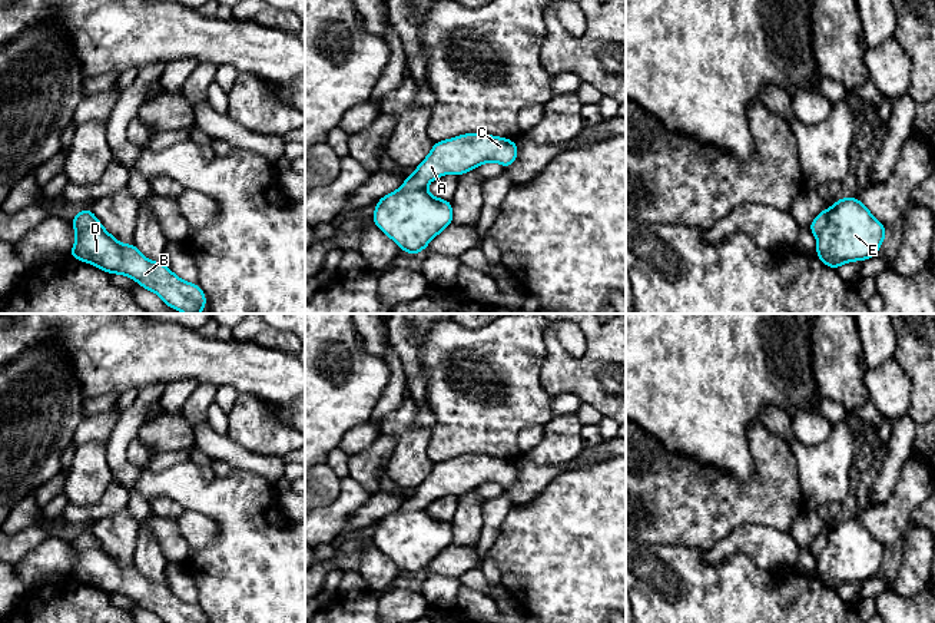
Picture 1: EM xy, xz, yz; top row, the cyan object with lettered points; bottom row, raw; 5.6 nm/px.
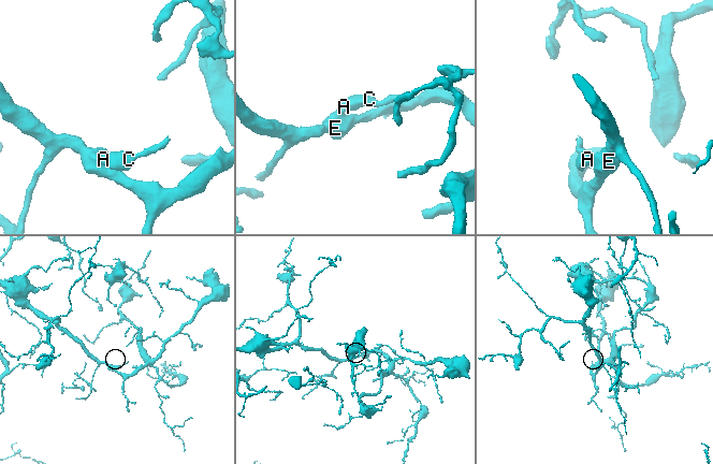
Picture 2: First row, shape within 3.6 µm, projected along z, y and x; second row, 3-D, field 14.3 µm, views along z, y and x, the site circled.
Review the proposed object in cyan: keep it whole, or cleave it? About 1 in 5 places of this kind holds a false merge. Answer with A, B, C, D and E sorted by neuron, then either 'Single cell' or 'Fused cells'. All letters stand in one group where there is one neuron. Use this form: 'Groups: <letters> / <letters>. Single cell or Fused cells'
Groups: A B C D E. Single cell

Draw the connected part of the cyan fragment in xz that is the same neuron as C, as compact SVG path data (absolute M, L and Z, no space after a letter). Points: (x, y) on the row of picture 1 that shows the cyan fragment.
M465 133L435 142L428 156L402 186L377 202L374 223L405 253L424 248L452 223L451 201L431 196L425 186L447 173L457 176L485 162L508 168L517 160L517 143L485 133Z

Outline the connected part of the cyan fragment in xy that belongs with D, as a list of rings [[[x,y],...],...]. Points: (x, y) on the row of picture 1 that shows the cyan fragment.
[[[82,209],[73,219],[76,243],[69,256],[93,264],[107,274],[123,274],[142,288],[153,291],[165,304],[185,314],[200,314],[206,295],[198,284],[178,278],[165,264],[146,259],[135,243],[123,245],[115,239],[92,213]]]

